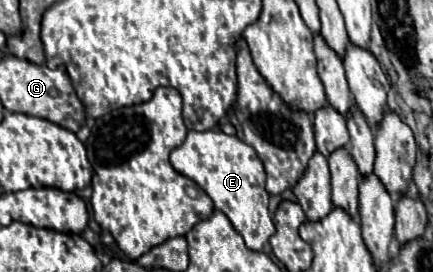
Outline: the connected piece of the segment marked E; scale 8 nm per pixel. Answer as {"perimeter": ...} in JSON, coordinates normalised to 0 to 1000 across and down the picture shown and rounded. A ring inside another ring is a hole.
{"perimeter":[[[441,478],[432,515],[395,559],[395,610],[413,640],[455,669],[487,721],[497,765],[533,809],[580,919],[607,919],[635,853],[635,824],[617,765],[621,713],[612,699],[612,625],[580,537],[547,500],[524,500],[510,478]]]}

